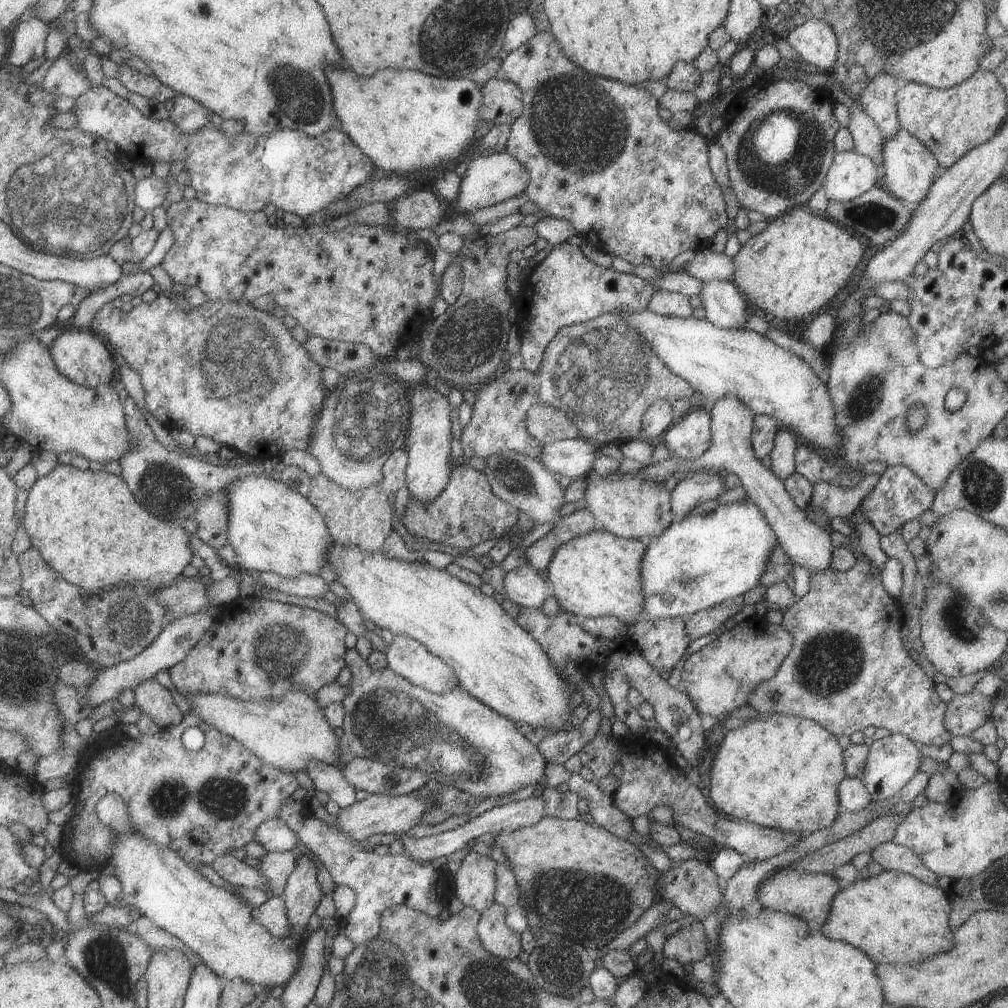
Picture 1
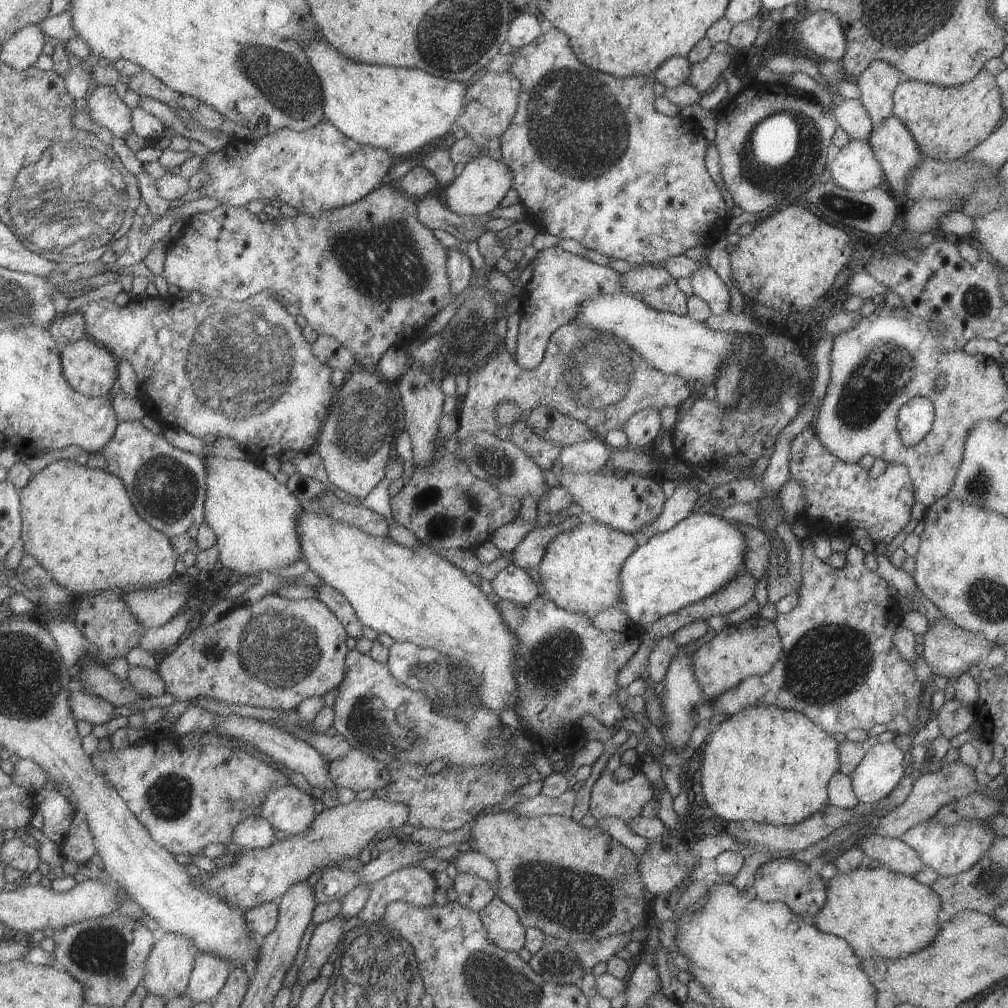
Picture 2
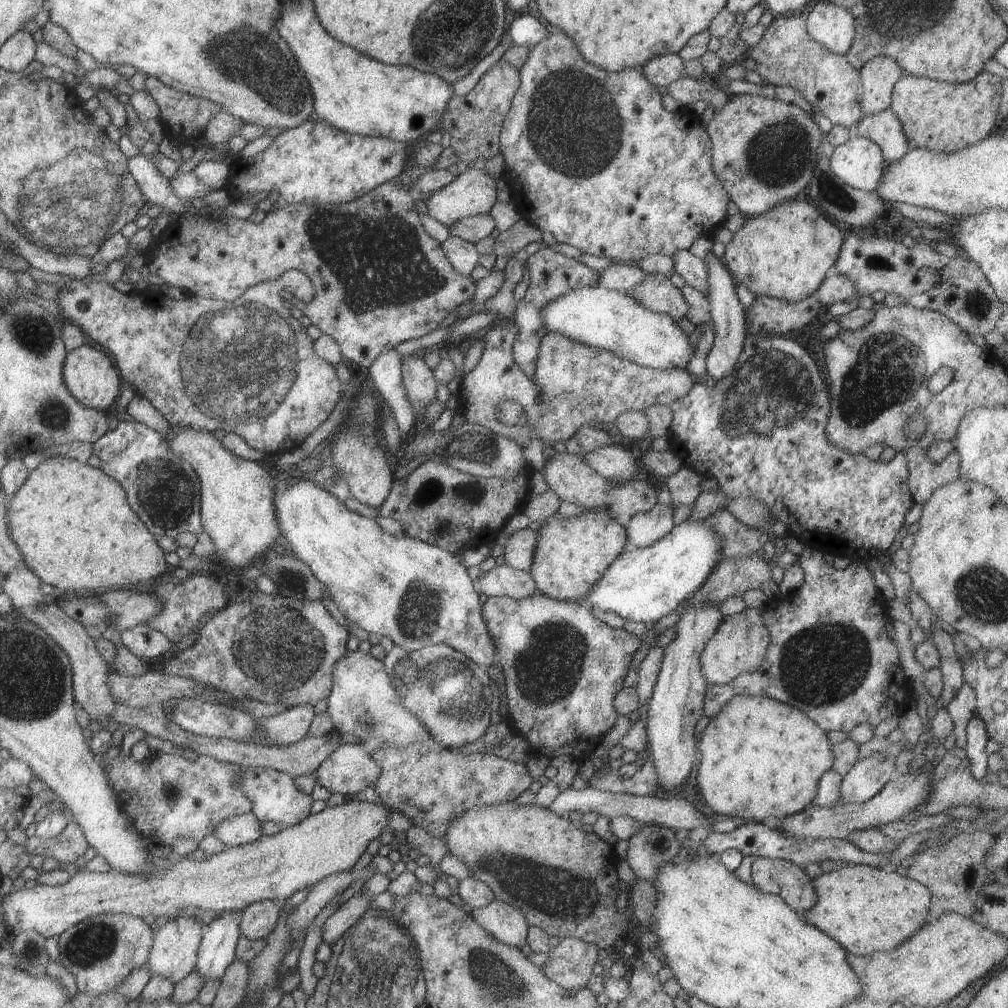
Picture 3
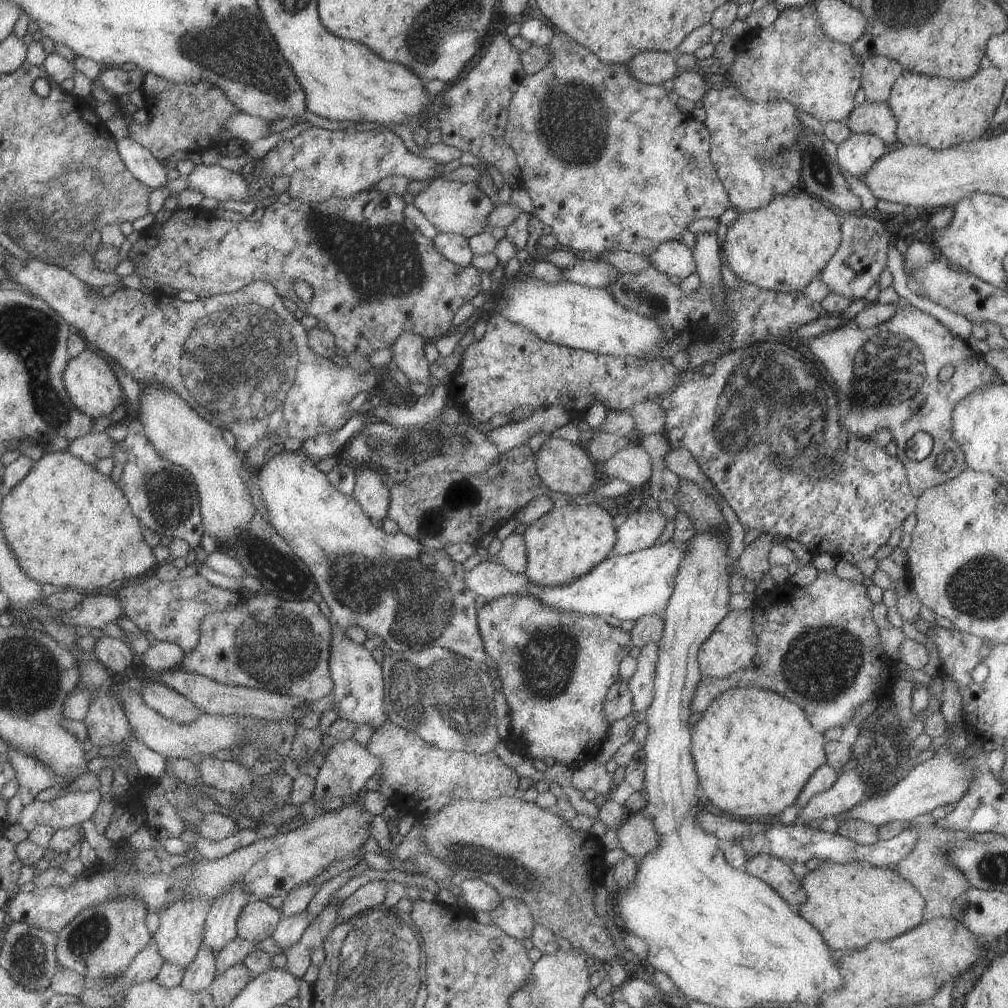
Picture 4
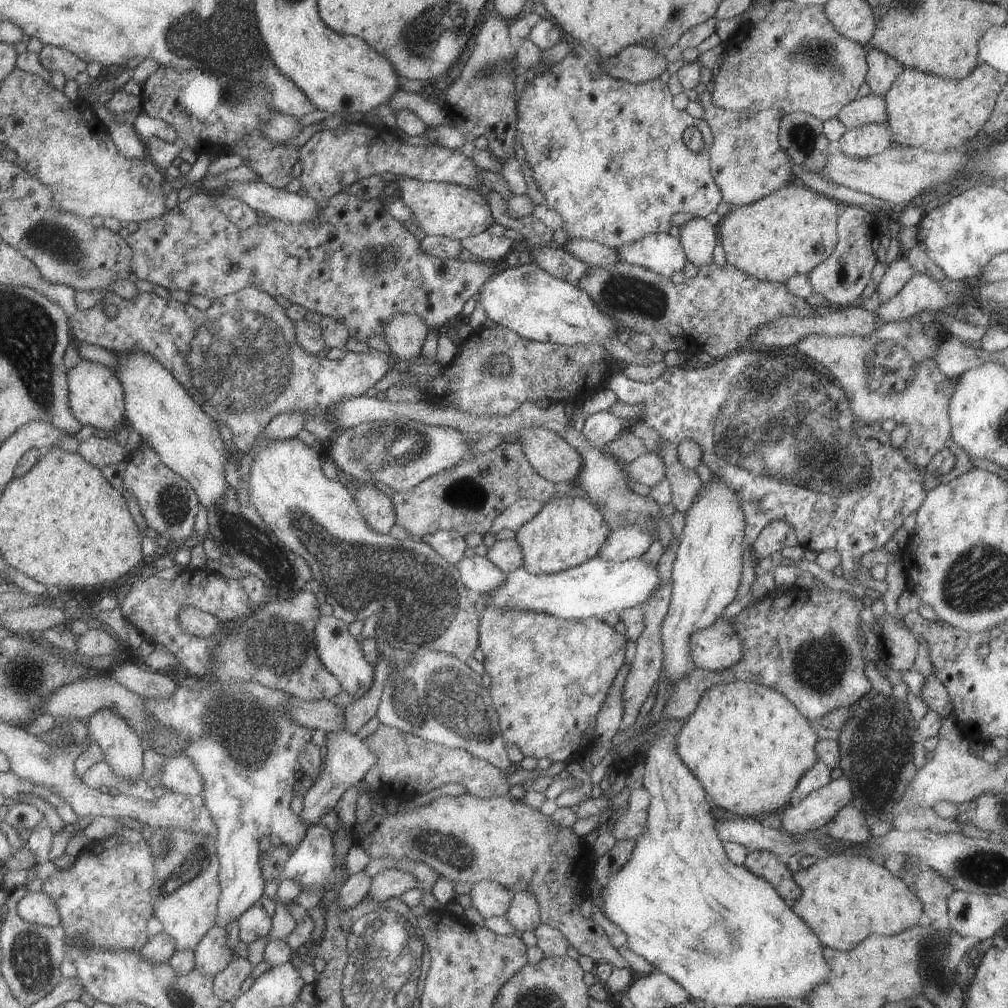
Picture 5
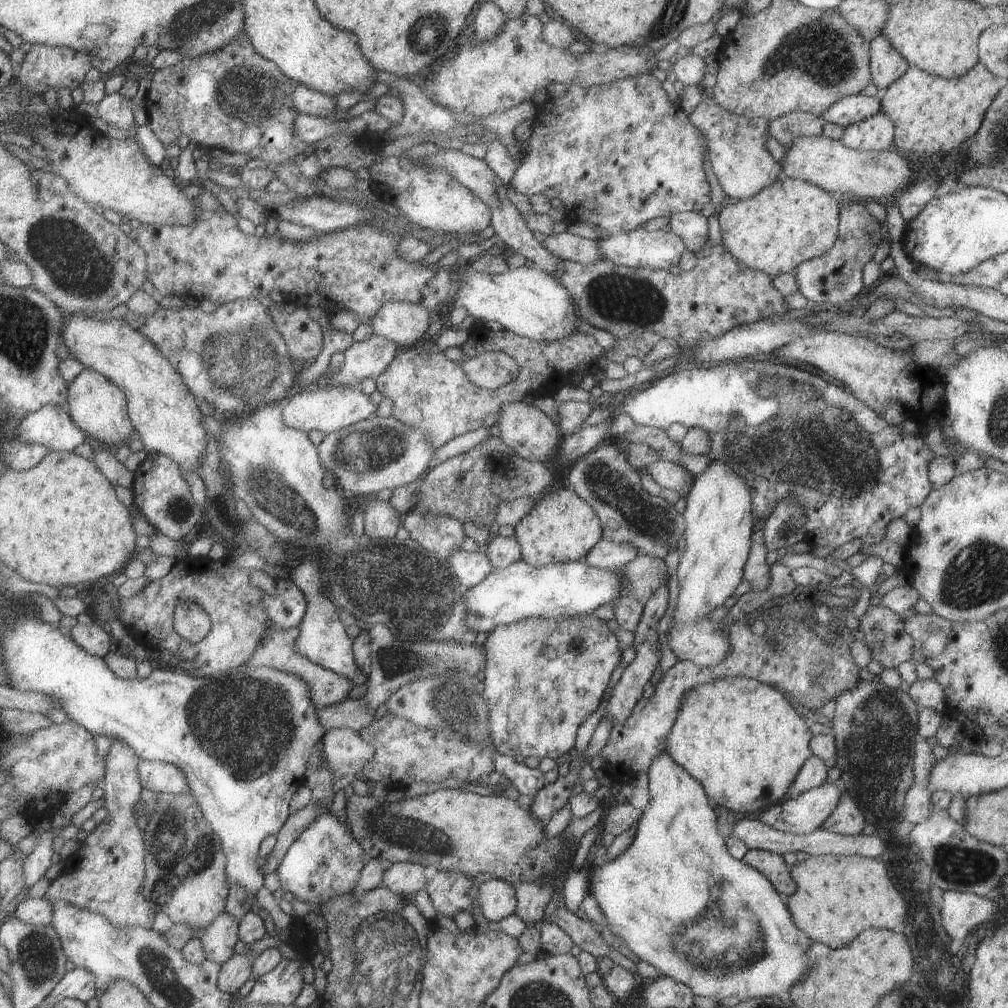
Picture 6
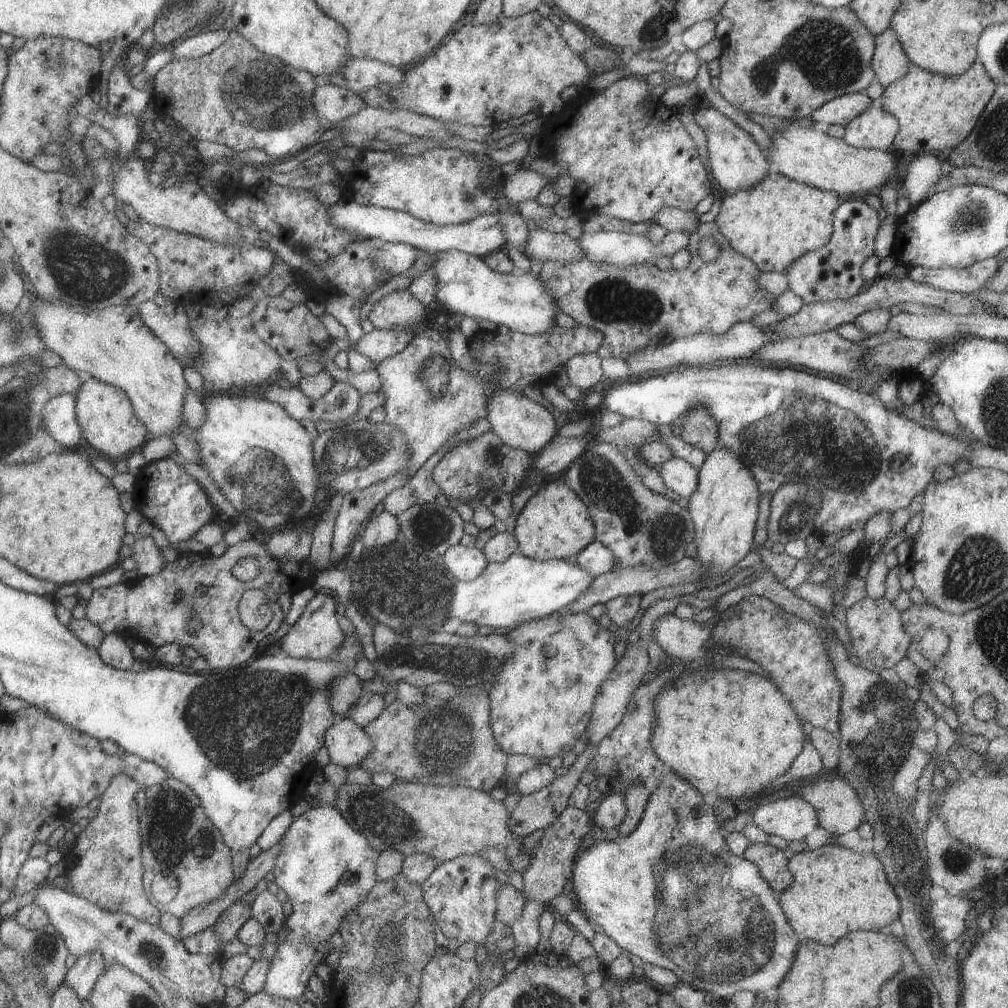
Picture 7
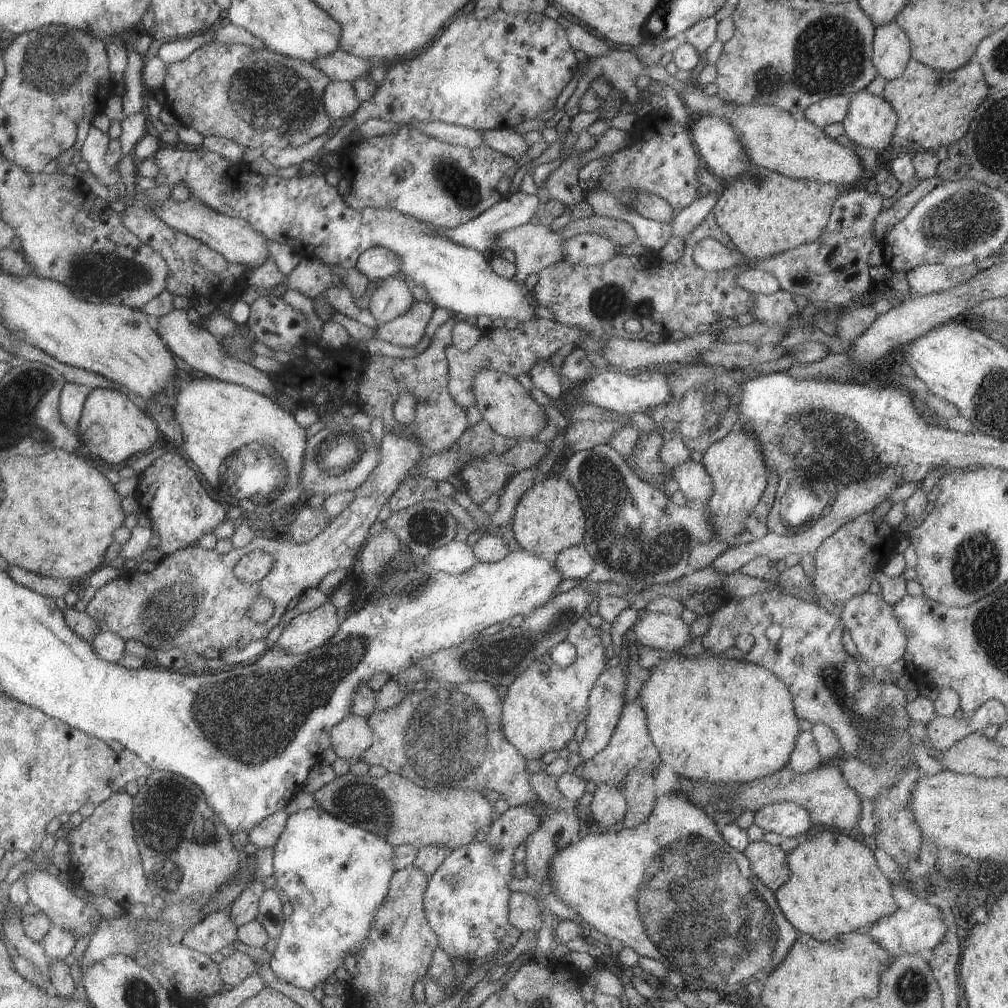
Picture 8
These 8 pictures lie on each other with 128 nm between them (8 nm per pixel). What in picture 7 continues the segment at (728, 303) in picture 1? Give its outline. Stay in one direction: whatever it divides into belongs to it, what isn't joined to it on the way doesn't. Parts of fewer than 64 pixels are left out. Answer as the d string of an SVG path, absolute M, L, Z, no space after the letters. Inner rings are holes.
M671 230L665 234L663 240L659 244L653 244L651 240L647 240L647 236L623 233L620 231L597 231L591 233L583 233L577 239L581 252L585 254L585 258L596 263L615 265L618 267L631 266L633 264L652 264L655 258L660 256L671 256L677 250L688 247L688 235L681 230Z

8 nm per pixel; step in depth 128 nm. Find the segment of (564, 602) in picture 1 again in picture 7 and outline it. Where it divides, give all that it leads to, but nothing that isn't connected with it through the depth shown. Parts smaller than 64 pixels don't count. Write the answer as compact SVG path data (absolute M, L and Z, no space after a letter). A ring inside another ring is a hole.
M553 480L533 494L516 516L513 529L518 550L533 560L566 559L573 557L593 542L593 521L585 504L569 488L566 481Z

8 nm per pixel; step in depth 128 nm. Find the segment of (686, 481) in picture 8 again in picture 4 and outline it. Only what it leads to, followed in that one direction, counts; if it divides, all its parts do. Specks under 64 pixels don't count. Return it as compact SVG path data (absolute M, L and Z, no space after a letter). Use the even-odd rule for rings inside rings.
M631 444L597 465L597 471L603 480L617 478L638 489L651 478L651 458L641 445Z

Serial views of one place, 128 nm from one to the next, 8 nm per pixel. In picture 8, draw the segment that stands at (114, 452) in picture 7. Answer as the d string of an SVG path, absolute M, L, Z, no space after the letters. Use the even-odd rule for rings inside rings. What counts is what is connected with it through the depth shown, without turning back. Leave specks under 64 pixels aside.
M113 389L89 390L76 433L86 450L113 466L124 465L131 456L149 453L164 442L156 422L143 408L135 400Z

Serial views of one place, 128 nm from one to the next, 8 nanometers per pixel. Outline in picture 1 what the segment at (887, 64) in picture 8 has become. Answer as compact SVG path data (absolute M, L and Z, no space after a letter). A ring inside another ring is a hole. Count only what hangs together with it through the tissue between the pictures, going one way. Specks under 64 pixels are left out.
M877 74L865 84L857 98L867 116L878 126L884 140L895 136L900 128L895 102L895 91L899 85L893 76Z

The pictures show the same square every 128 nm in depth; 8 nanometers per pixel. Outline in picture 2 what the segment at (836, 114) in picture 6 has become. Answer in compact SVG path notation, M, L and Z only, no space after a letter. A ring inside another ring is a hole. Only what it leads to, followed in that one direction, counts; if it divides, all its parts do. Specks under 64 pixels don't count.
M891 114L879 126L871 128L868 144L883 170L884 187L905 204L905 180L911 168L921 162L922 154L906 126Z

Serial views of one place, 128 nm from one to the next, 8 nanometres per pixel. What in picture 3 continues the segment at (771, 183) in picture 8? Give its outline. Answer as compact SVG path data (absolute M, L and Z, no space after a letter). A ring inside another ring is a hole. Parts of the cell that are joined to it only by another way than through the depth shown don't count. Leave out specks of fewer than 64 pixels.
M783 200L757 216L744 218L743 225L724 245L721 260L734 284L743 284L755 296L765 294L785 302L797 302L815 293L826 272L833 267L843 231L829 222L806 200Z

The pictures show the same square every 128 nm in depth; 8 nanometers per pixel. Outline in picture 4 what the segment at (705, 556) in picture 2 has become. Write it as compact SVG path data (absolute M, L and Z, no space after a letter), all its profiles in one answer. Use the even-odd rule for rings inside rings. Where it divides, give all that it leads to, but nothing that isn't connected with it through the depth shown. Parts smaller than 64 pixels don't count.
M669 539L665 544L654 544L649 548L637 550L626 555L615 555L599 562L585 572L583 576L577 576L575 580L563 584L563 586L536 586L533 582L527 582L527 595L529 590L539 587L535 594L529 594L539 600L541 604L553 606L561 612L577 612L583 616L609 615L617 620L637 620L643 614L663 614L669 596L675 586L675 574L683 560L687 542L673 544Z

